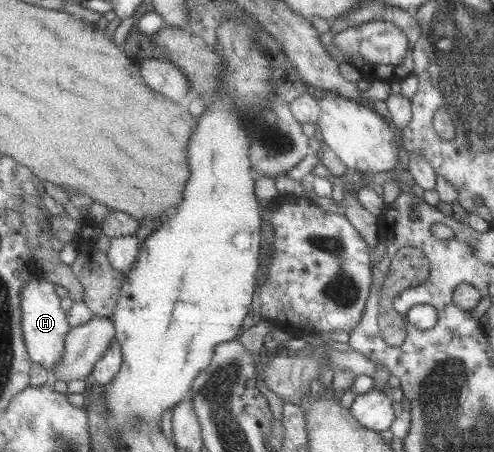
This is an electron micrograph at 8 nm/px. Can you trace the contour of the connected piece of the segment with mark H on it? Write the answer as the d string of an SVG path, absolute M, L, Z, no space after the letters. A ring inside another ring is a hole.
M39 273L22 289L22 324L28 351L31 359L42 363L50 374L55 373L56 365L65 353L66 335L72 328L67 311L61 309L61 297L57 296L55 284Z

